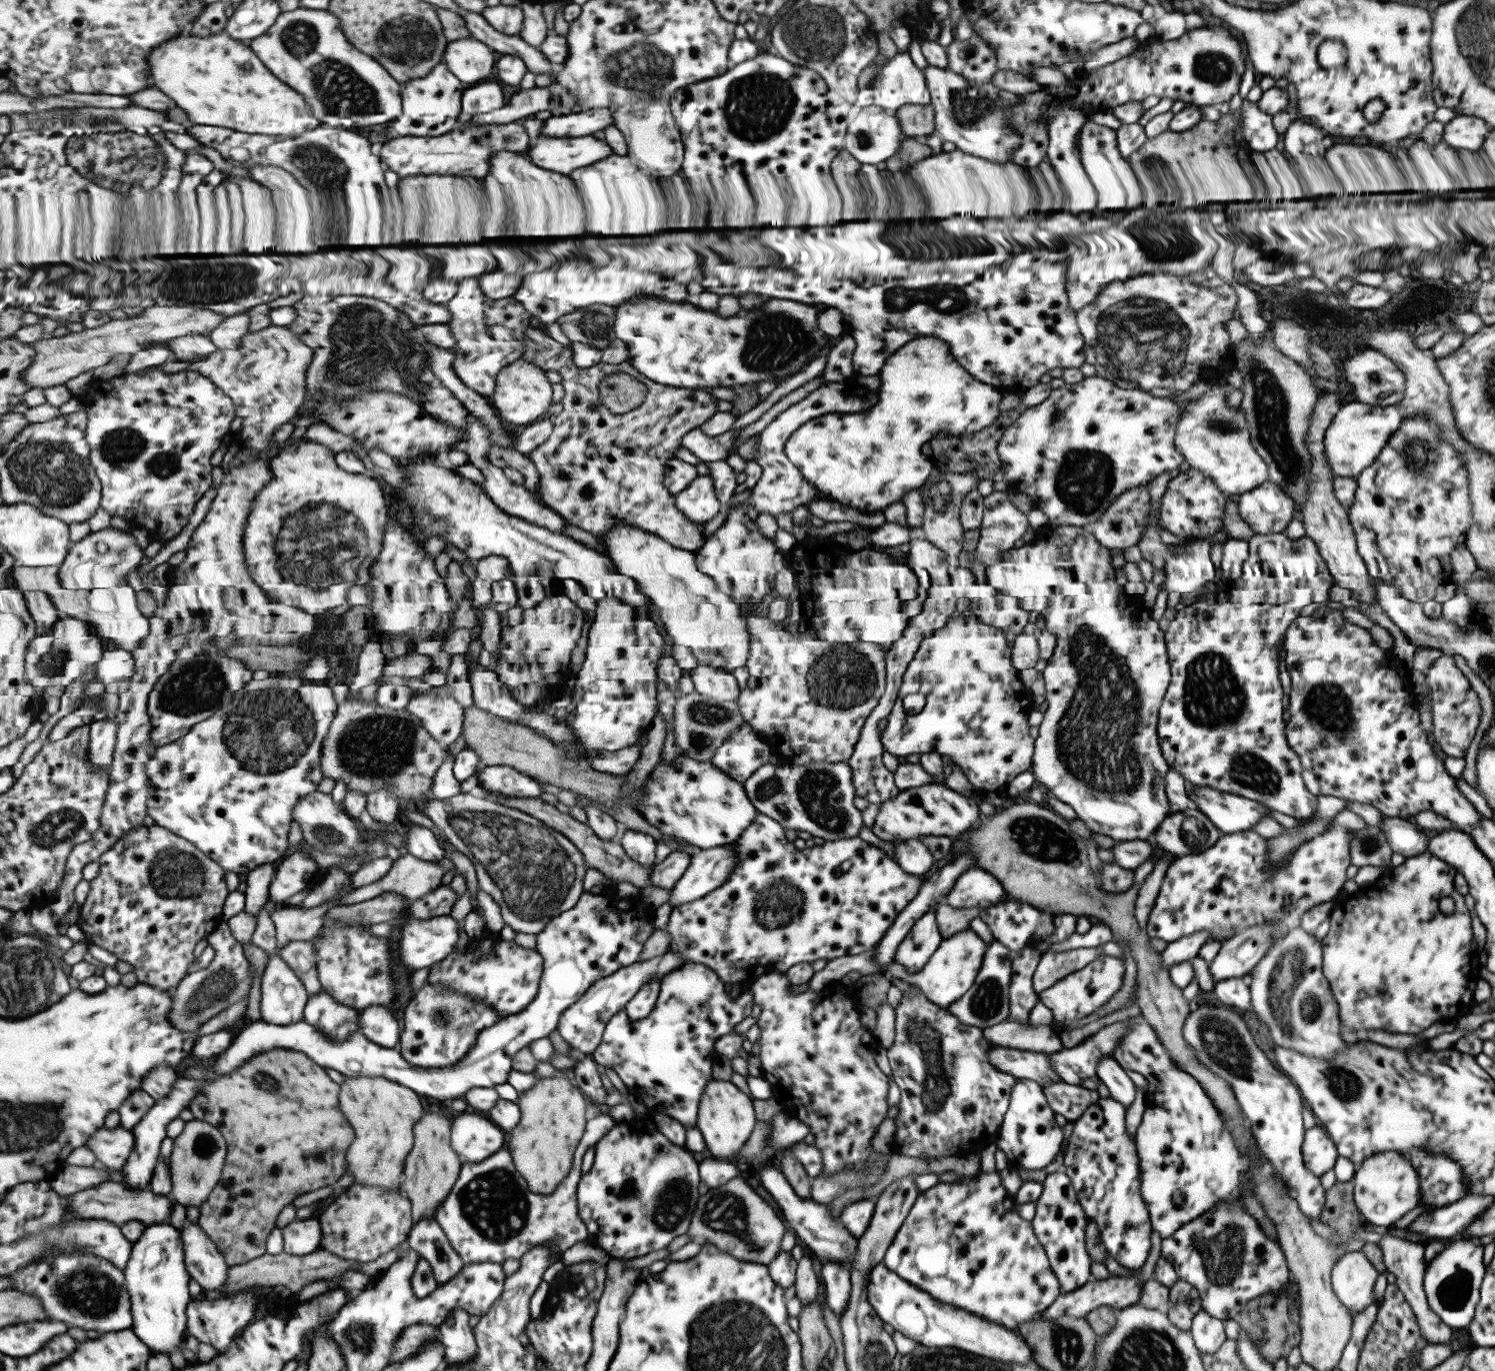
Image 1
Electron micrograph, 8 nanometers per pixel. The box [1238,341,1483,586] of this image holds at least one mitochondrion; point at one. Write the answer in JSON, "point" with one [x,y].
{"point":[1417,457]}

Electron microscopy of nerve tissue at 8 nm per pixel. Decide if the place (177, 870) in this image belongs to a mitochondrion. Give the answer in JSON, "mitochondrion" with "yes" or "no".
{"mitochondrion":"yes"}

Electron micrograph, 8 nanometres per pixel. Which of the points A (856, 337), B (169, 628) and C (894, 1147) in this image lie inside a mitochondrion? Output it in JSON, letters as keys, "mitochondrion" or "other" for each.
{"A":"other","B":"other","C":"other"}

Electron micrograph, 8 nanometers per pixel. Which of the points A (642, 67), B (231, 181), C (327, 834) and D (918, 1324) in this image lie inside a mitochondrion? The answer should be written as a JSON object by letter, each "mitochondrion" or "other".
{"A":"mitochondrion","B":"other","C":"mitochondrion","D":"other"}

